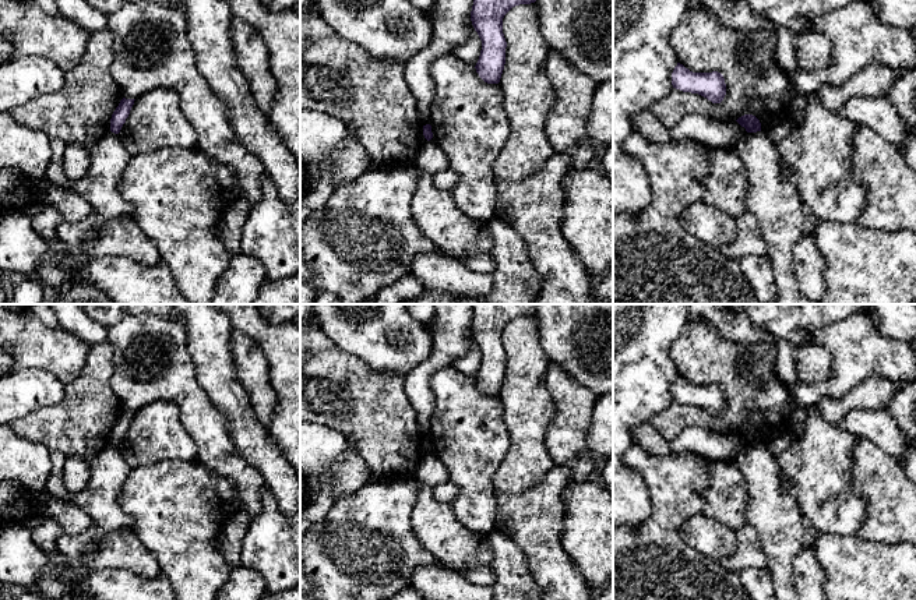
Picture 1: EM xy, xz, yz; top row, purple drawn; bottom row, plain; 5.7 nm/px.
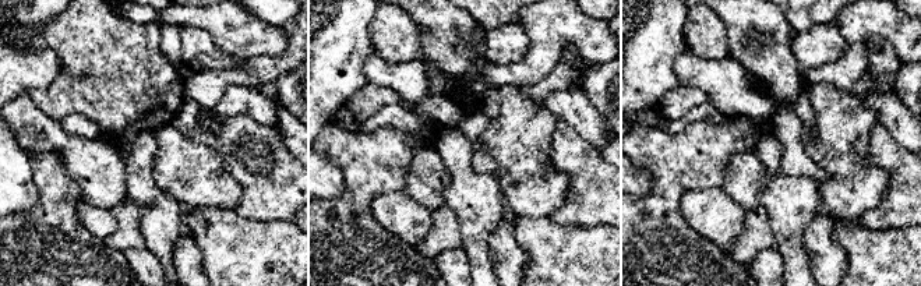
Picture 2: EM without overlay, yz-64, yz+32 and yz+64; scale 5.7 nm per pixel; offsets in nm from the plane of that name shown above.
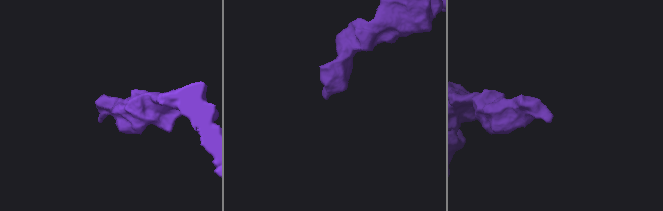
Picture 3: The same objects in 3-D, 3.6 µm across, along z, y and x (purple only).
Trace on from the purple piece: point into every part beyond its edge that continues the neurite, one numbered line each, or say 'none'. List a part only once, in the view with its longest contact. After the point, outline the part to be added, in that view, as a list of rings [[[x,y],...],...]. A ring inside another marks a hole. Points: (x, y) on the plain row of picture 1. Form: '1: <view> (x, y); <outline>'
none

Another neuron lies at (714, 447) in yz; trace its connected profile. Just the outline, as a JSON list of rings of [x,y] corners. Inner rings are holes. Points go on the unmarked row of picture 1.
[[[687,427],[670,447],[674,453],[693,452],[711,462],[734,462],[747,444],[737,434],[715,434],[701,427]]]

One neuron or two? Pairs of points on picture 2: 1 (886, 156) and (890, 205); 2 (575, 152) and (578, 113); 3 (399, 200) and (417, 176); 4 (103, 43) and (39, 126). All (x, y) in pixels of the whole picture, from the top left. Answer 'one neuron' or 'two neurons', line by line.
1: one neuron
2: two neurons
3: two neurons
4: two neurons

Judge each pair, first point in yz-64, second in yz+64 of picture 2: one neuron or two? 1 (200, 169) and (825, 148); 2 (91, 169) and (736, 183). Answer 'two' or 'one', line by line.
1: one
2: one

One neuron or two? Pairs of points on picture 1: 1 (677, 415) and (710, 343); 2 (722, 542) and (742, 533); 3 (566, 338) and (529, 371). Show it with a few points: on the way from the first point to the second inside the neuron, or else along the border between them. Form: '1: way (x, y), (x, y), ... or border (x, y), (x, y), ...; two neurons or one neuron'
1: way (707, 420), (732, 409), (725, 373); one neuron
2: border (735, 530), (736, 549), (719, 561); two neurons
3: border (538, 323), (542, 349), (552, 362); two neurons

